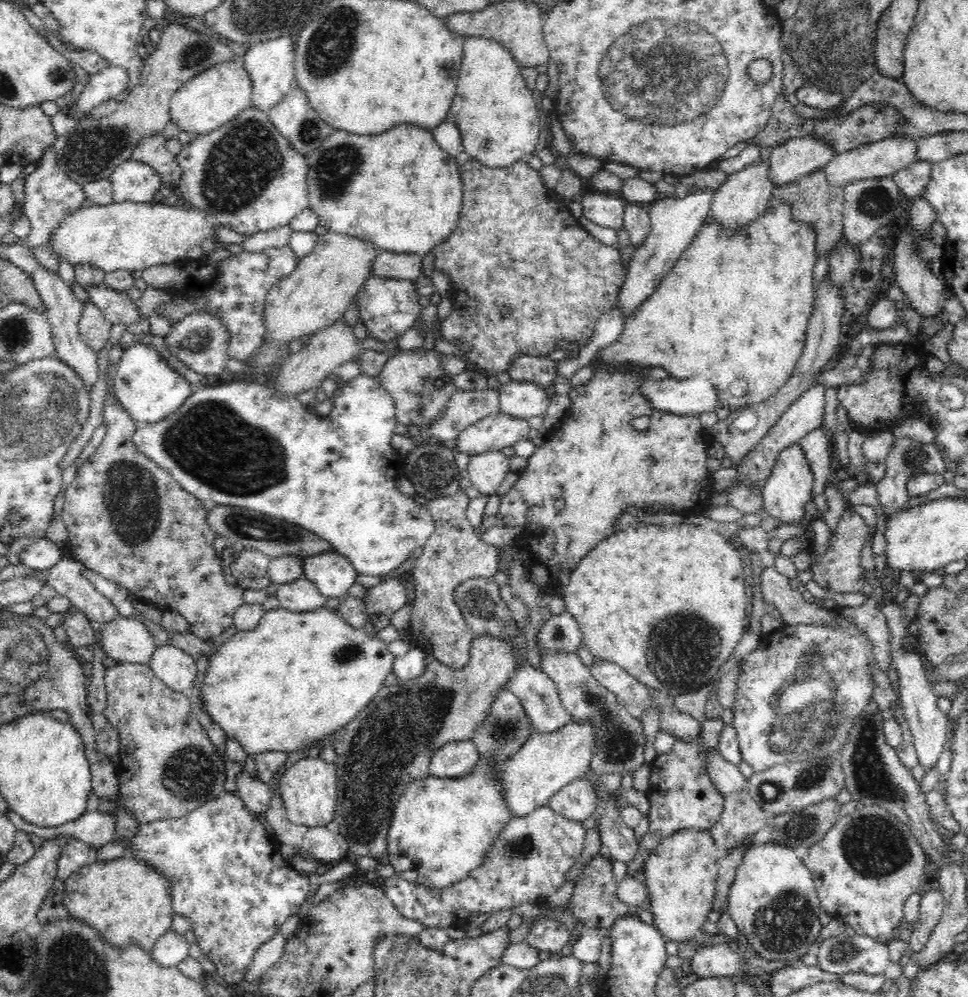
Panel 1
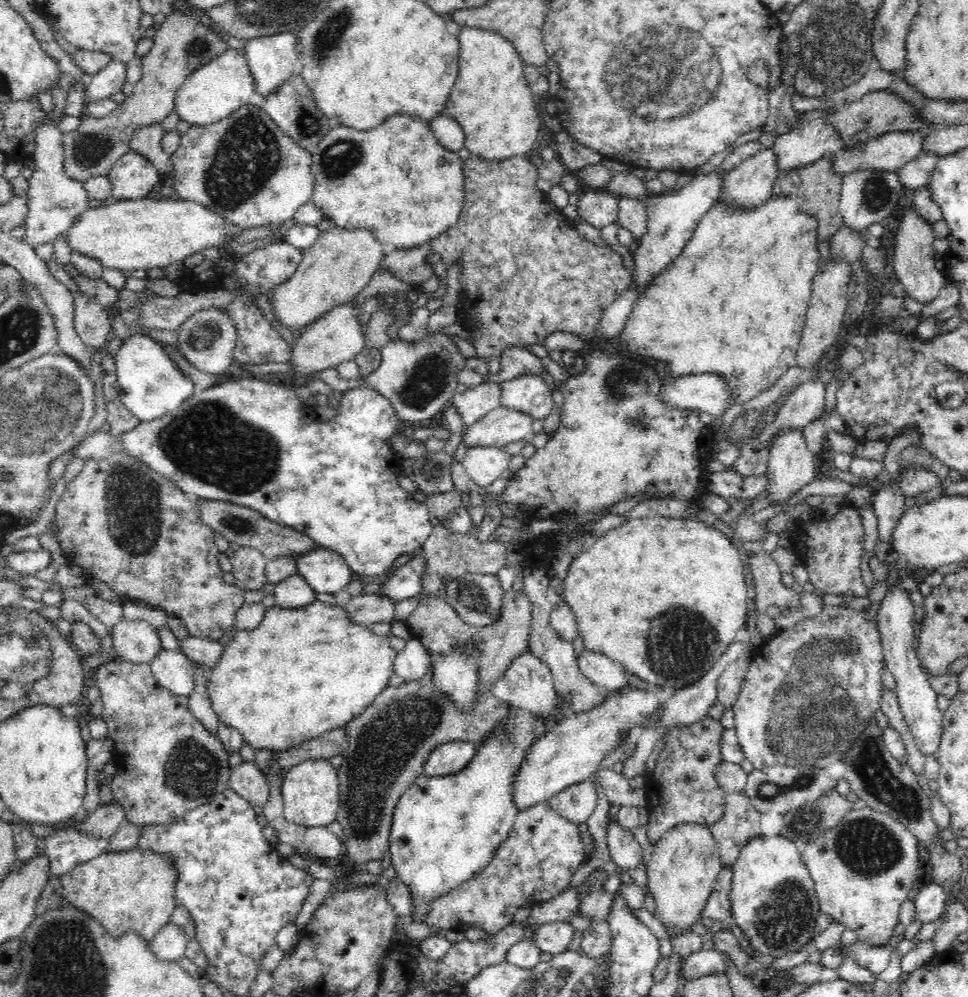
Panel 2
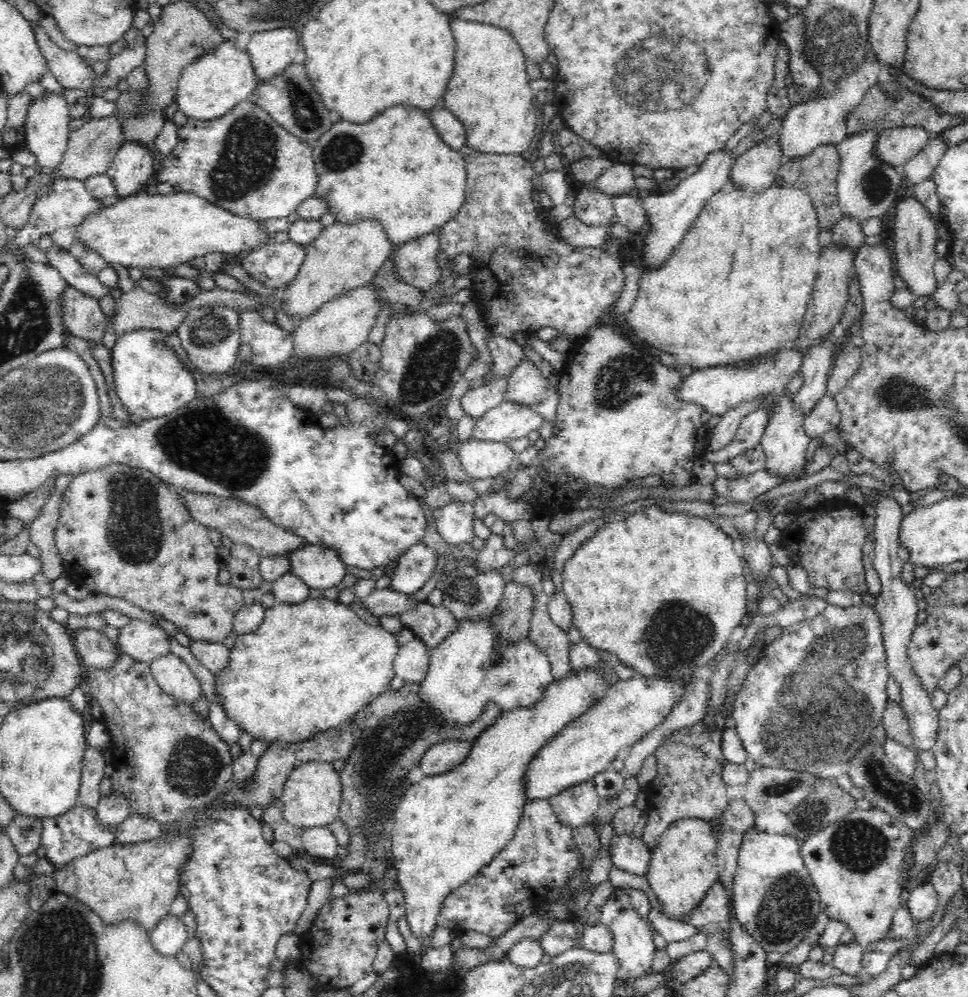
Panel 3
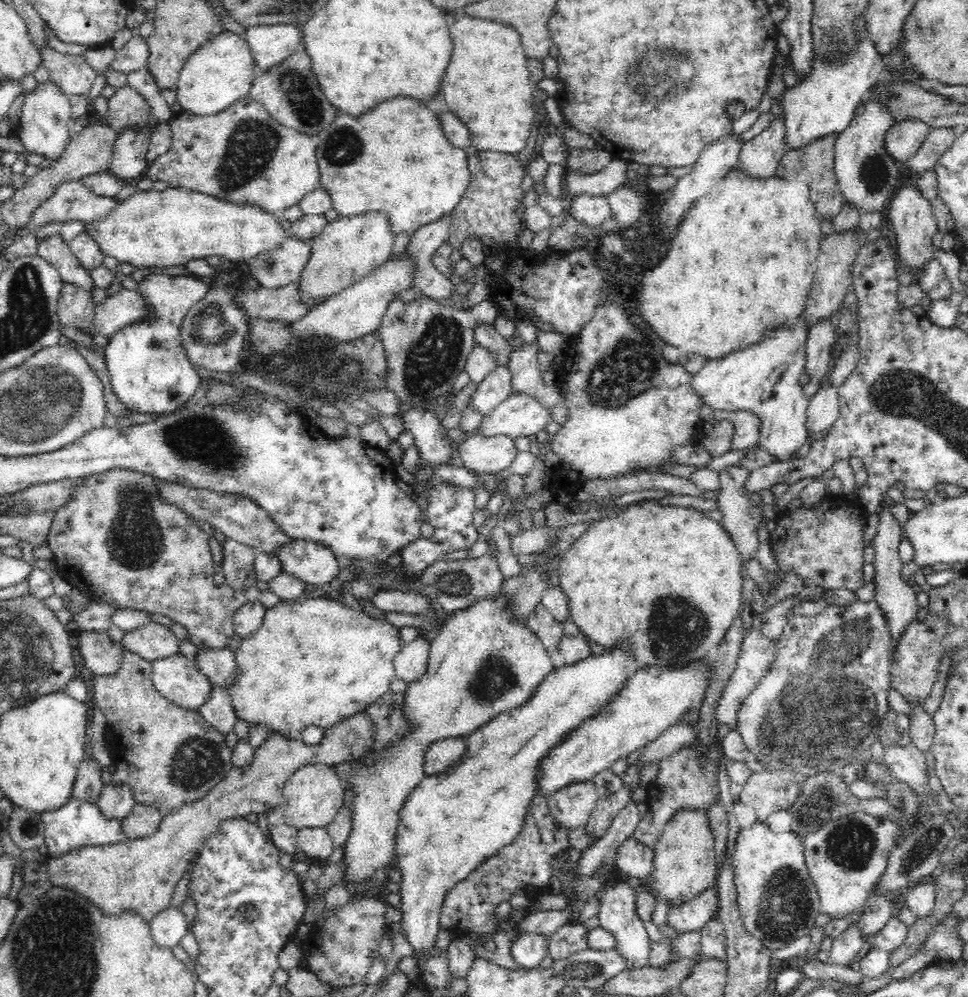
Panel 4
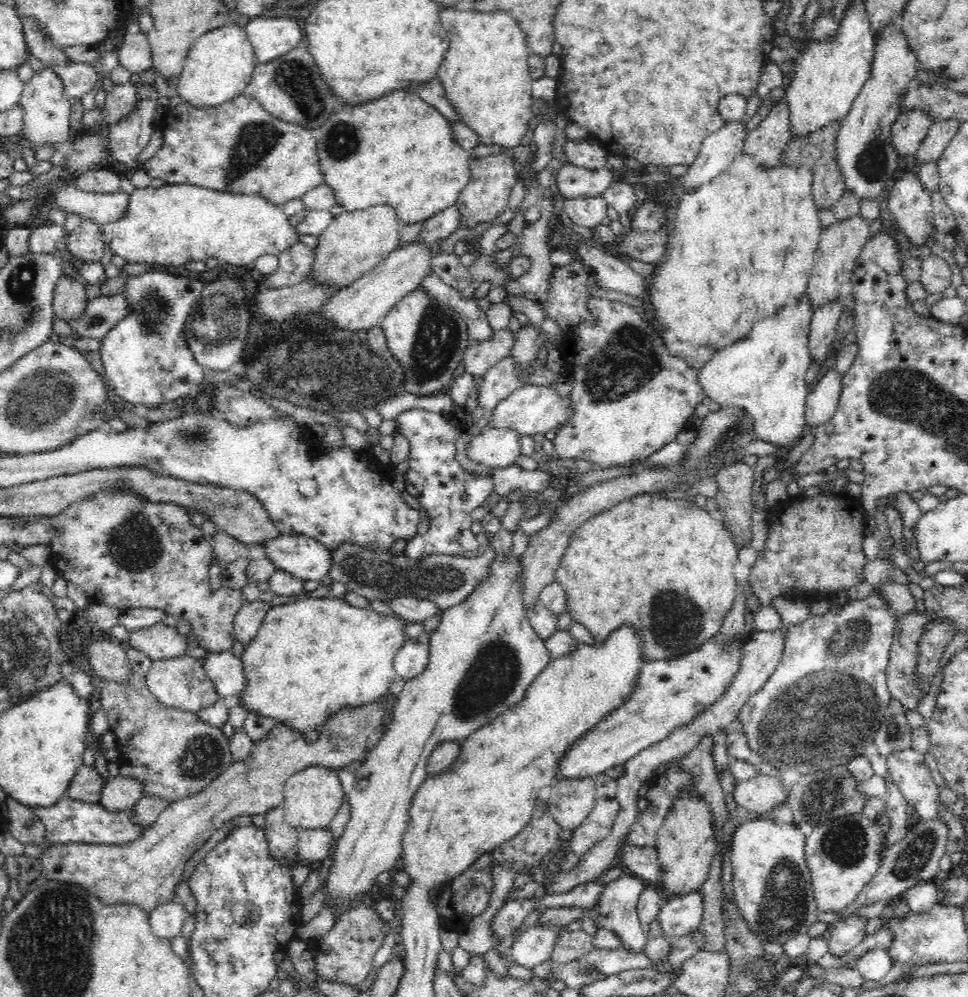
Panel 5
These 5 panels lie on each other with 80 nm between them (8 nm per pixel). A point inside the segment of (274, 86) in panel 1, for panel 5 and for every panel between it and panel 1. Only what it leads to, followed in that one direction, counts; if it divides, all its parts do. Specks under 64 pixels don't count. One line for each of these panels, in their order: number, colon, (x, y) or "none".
2: (271, 58)
3: (271, 51)
4: (270, 43)
5: (271, 37)

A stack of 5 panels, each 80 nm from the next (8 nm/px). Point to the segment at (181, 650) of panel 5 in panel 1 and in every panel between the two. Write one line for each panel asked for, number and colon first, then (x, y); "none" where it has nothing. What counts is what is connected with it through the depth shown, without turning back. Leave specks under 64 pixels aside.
1: (126, 640)
2: (136, 640)
3: (144, 641)
4: (153, 641)

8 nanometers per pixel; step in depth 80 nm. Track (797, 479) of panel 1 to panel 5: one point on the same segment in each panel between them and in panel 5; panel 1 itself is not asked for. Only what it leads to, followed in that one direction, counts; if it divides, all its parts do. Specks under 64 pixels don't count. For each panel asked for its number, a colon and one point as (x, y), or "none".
2: (791, 465)
3: (719, 389)
4: (763, 379)
5: (765, 372)

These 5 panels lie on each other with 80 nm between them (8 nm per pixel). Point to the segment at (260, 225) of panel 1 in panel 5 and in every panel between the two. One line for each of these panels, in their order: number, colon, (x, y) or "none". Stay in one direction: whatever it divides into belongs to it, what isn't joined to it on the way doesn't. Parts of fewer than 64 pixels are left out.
2: (244, 167)
3: (245, 162)
4: (241, 153)
5: (239, 146)

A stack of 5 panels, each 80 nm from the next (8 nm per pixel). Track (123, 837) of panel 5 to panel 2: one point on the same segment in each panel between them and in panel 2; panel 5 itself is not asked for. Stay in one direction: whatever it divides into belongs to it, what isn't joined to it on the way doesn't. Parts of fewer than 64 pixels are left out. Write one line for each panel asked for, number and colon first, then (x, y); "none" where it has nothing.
2: (68, 845)
3: (67, 837)
4: (78, 823)

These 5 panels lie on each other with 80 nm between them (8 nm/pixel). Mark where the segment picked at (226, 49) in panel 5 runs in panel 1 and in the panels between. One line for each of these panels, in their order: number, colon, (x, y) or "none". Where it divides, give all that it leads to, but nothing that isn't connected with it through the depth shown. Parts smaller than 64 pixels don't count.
1: (206, 101)
2: (213, 91)
3: (209, 86)
4: (219, 72)

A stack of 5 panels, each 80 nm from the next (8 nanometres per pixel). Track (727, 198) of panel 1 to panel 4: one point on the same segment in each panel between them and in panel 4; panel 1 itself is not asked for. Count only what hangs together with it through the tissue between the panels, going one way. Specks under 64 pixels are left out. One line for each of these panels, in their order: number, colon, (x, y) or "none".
2: (750, 183)
3: (756, 169)
4: (761, 155)

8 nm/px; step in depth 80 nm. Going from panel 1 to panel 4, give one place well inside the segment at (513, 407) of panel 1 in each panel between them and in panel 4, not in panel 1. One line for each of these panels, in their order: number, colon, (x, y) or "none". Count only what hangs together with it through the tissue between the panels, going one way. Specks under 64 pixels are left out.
2: (529, 393)
3: (526, 385)
4: (524, 365)

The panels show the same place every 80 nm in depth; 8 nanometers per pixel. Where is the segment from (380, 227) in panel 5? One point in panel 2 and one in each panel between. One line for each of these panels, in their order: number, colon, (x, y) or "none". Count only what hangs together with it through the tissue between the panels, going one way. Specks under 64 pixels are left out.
2: (342, 261)
3: (343, 256)
4: (348, 248)

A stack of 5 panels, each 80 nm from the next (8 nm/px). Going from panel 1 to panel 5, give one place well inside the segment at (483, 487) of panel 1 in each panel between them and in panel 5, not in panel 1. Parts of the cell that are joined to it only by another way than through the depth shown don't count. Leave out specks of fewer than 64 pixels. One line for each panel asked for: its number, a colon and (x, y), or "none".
2: (484, 464)
3: (482, 459)
4: (493, 454)
5: (496, 447)

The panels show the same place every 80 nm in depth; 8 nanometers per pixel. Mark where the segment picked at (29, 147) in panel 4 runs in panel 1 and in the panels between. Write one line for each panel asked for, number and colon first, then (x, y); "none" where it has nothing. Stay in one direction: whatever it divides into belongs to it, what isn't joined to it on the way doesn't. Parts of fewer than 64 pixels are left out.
1: (51, 195)
2: (55, 200)
3: (46, 125)

